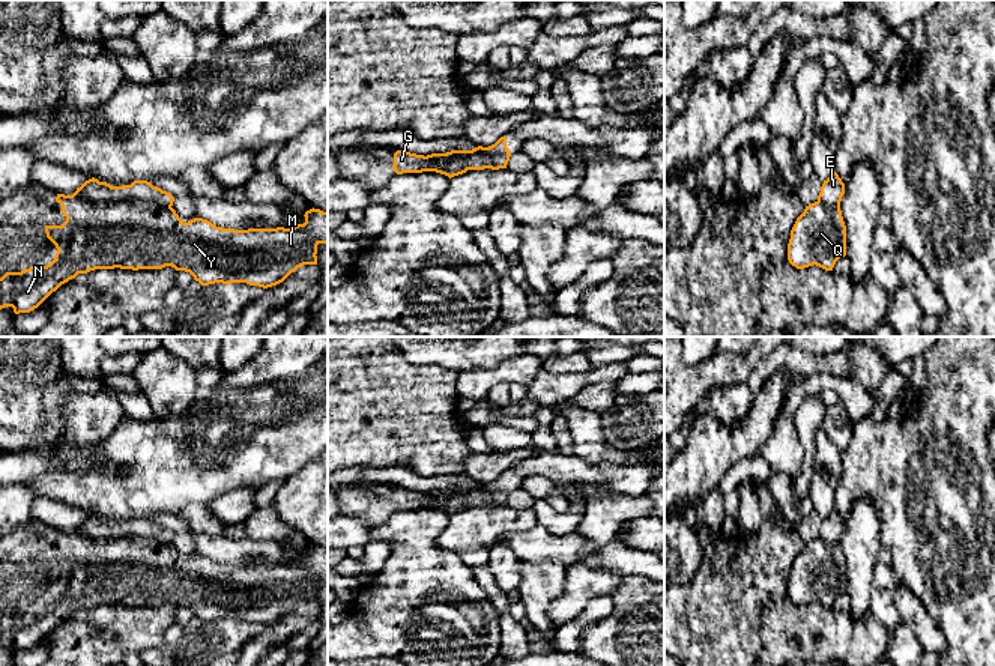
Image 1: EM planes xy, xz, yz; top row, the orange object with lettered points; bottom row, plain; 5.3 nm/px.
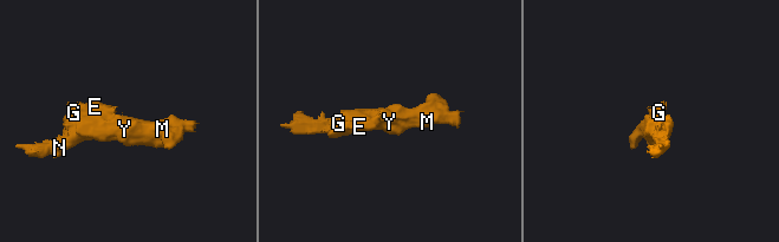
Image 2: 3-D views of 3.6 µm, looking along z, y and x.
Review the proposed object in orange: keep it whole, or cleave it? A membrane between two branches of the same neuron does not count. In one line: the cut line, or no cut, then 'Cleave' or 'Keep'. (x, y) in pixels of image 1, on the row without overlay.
Split along xy (72, 531), (95, 538), (154, 537), (170, 543). Cleave

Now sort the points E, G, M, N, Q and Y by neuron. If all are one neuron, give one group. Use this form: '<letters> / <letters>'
E / G M N Q Y

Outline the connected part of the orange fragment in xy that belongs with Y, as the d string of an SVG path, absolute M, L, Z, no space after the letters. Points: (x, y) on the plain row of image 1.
M57 531L56 538L62 541L66 558L62 562L45 562L47 574L56 582L54 597L47 601L35 601L21 609L6 609L0 615L0 646L12 643L15 651L30 649L38 645L62 621L95 606L162 606L171 603L176 607L189 609L201 622L215 619L231 621L246 619L263 625L283 619L292 609L304 601L317 601L317 582L328 582L328 549L310 546L305 549L305 559L293 565L248 565L234 567L216 564L207 556L194 555L183 559L171 543L155 538L89 538L77 532Z

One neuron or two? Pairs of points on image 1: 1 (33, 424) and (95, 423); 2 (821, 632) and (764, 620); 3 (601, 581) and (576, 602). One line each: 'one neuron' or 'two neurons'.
1: one neuron
2: one neuron
3: one neuron

